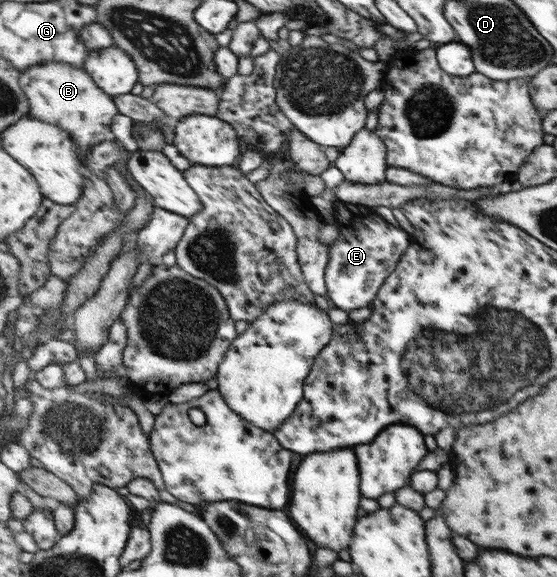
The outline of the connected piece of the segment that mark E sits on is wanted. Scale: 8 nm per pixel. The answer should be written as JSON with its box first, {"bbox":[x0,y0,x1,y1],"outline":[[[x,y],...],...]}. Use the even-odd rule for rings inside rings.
{"bbox":[327,200,411,312],"outline":[[[333,200],[333,209],[335,217],[335,227],[339,231],[338,237],[329,245],[331,249],[330,261],[327,265],[327,296],[337,305],[338,308],[349,312],[351,309],[360,309],[368,307],[379,295],[380,288],[387,281],[387,277],[395,271],[399,261],[403,259],[408,248],[411,247],[411,235],[406,233],[400,227],[388,223],[384,217],[380,217],[373,208],[361,205],[343,202],[342,200]]]}

